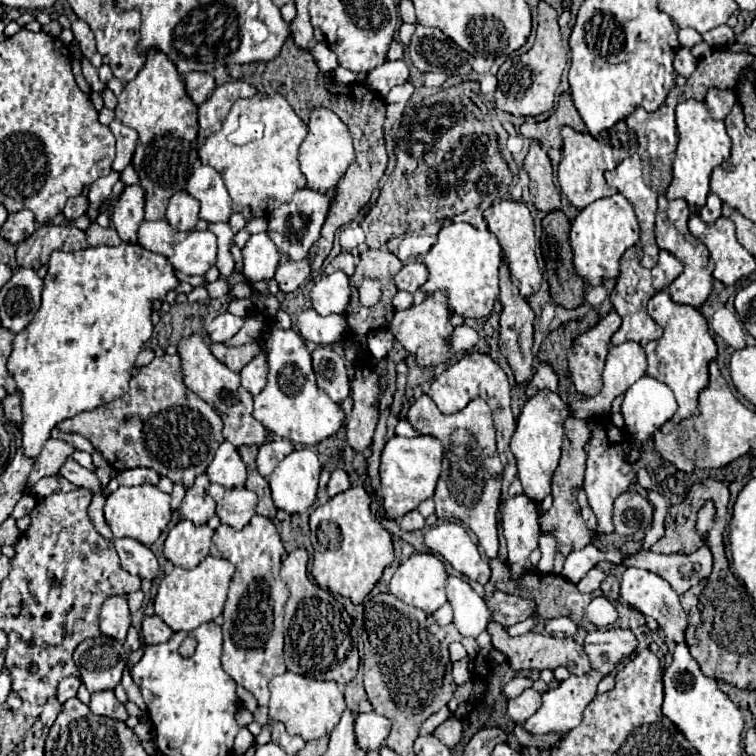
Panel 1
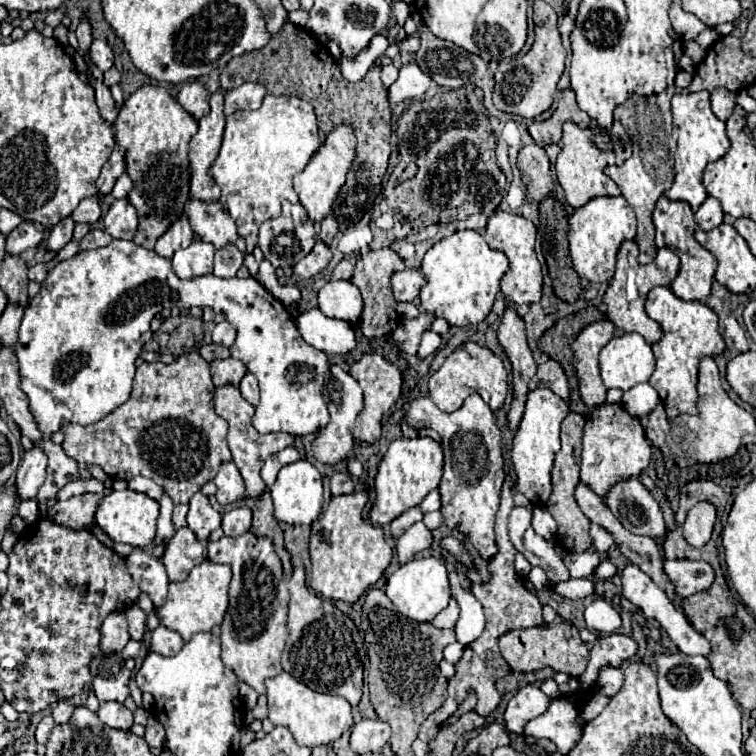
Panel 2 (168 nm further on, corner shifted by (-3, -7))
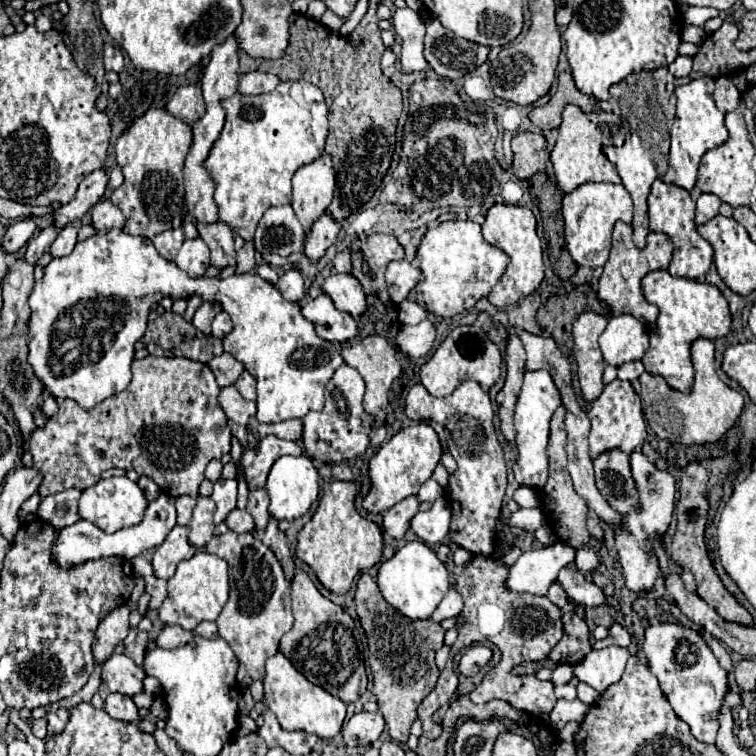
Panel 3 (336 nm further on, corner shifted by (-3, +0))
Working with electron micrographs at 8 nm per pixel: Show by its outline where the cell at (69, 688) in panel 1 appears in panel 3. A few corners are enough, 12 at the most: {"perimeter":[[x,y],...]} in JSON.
{"perimeter":[[67,708],[47,714],[49,736],[61,732],[69,720]]}

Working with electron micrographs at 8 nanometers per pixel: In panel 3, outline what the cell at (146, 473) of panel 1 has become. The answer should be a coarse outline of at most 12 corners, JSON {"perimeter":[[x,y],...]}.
{"perimeter":[[141,476],[139,488],[145,492],[147,500],[155,500],[161,494],[151,478]]}

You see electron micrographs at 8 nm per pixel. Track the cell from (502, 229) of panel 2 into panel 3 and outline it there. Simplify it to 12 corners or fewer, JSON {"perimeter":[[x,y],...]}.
{"perimeter":[[497,202],[489,244],[511,258],[488,295],[497,307],[533,294],[545,276],[535,214]]}

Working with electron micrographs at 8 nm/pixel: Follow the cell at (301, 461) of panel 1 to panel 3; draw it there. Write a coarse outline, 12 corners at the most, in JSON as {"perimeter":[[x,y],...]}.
{"perimeter":[[305,454],[281,456],[265,488],[271,516],[305,516],[319,474]]}

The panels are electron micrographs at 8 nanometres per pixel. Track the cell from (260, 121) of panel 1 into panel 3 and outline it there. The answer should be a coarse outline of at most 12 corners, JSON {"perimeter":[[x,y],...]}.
{"perimeter":[[311,82],[221,102],[205,170],[219,218],[245,240],[291,202],[323,154],[327,106]]}

